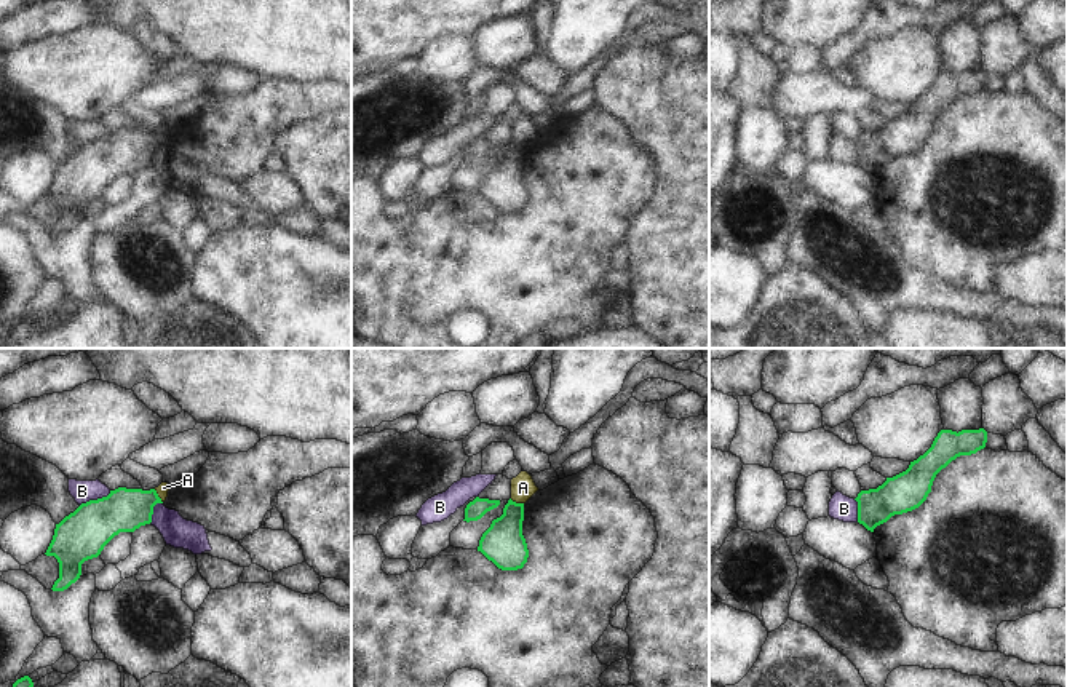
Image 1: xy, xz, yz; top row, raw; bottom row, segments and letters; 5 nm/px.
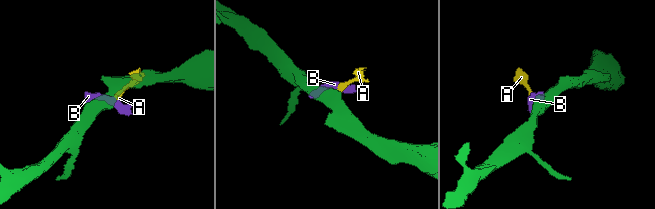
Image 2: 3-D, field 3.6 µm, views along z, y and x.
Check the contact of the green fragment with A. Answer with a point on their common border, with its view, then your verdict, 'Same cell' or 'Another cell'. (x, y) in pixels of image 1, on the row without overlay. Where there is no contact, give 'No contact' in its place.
Touches green at xy (157, 138). Another cell.

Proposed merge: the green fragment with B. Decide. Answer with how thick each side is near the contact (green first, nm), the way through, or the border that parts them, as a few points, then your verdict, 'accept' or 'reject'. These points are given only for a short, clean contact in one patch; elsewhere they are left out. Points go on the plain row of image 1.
240 nm thick on the green side, 110 nm on the other; reject

